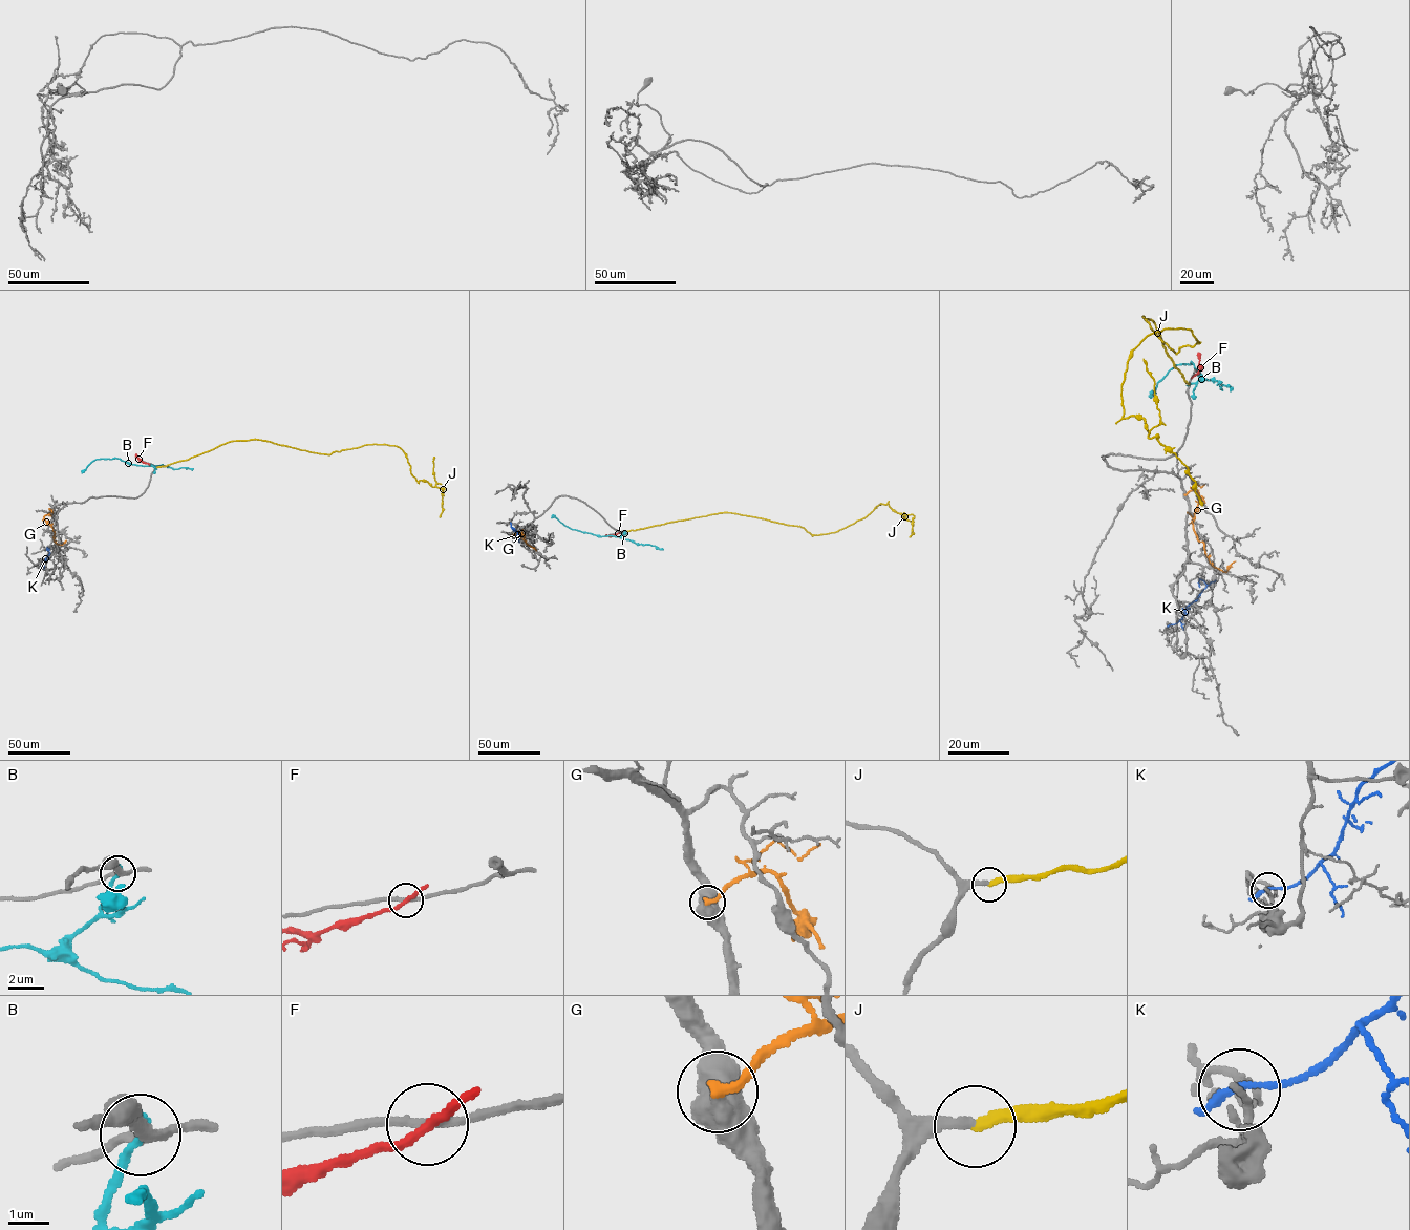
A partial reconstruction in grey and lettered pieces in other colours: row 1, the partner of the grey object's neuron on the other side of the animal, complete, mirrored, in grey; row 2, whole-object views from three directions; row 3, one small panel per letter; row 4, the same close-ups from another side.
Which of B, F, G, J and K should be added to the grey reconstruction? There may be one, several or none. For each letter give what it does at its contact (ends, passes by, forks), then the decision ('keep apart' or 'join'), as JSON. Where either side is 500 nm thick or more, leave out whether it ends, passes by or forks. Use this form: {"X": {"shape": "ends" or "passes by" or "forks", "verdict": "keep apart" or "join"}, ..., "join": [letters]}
{"B": {"shape": "ends", "verdict": "keep apart"}, "F": {"shape": "passes by", "verdict": "keep apart"}, "G": {"verdict": "keep apart"}, "J": {"shape": "ends", "verdict": "join"}, "K": {"shape": "passes by", "verdict": "keep apart"}, "join": ["J"]}

